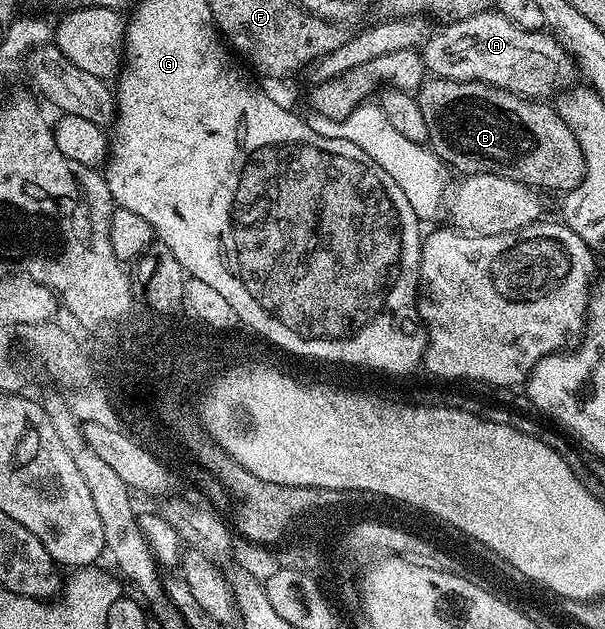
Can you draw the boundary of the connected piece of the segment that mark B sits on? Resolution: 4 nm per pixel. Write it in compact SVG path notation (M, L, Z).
M435 77L418 87L416 99L424 116L424 124L428 124L428 142L433 153L437 154L447 167L455 166L456 169L462 170L463 175L495 174L522 182L525 186L559 192L574 190L585 179L584 152L572 128L568 128L557 109L545 101L521 98L483 82L457 82Z

